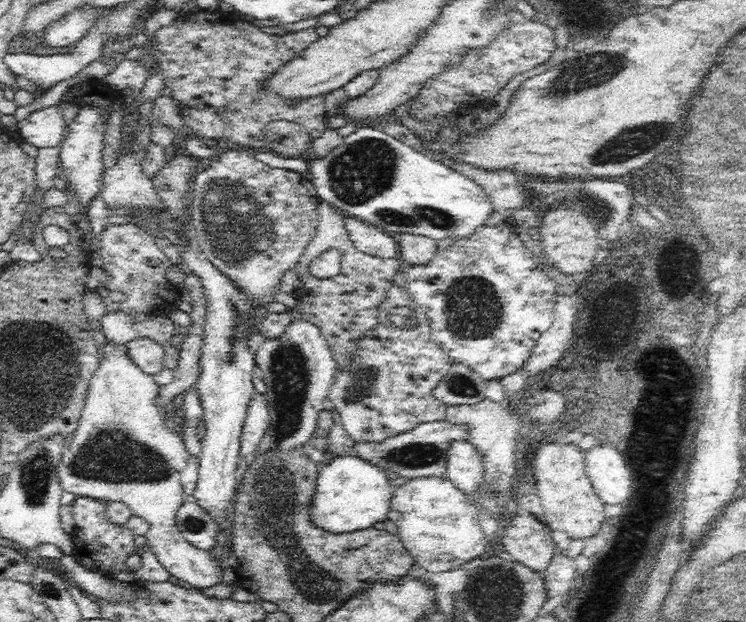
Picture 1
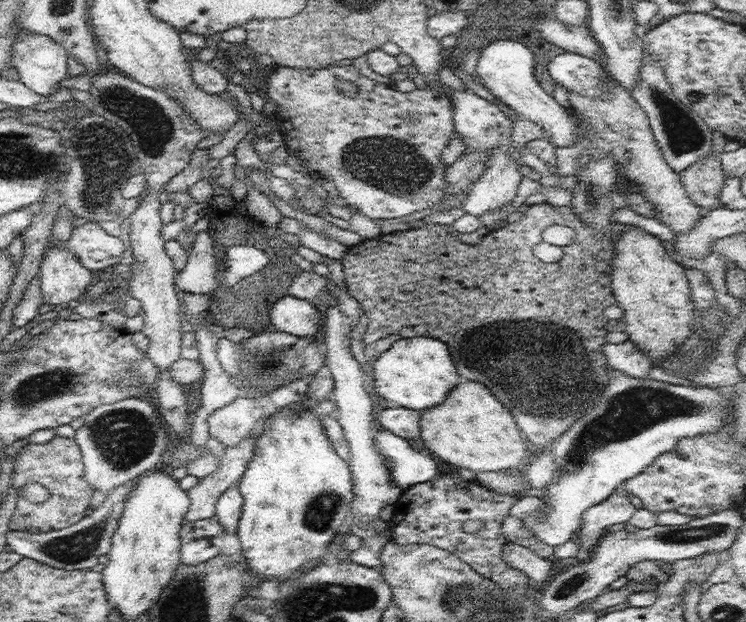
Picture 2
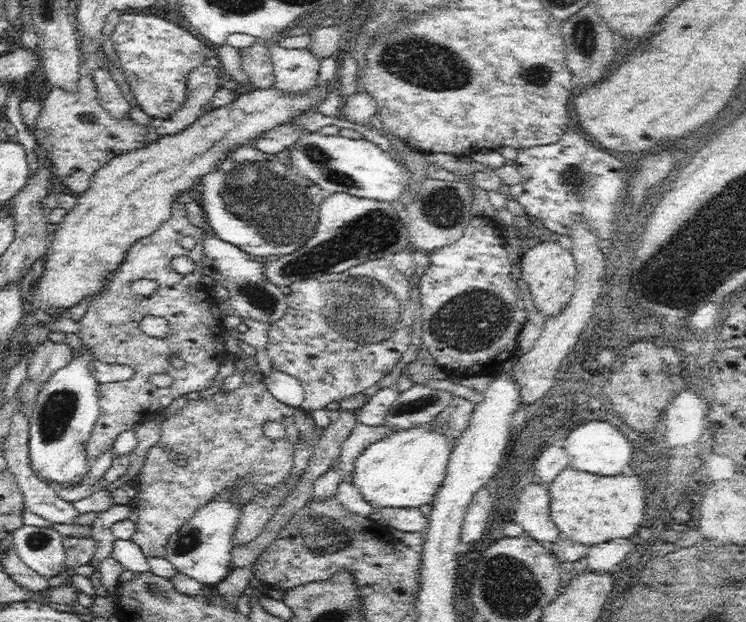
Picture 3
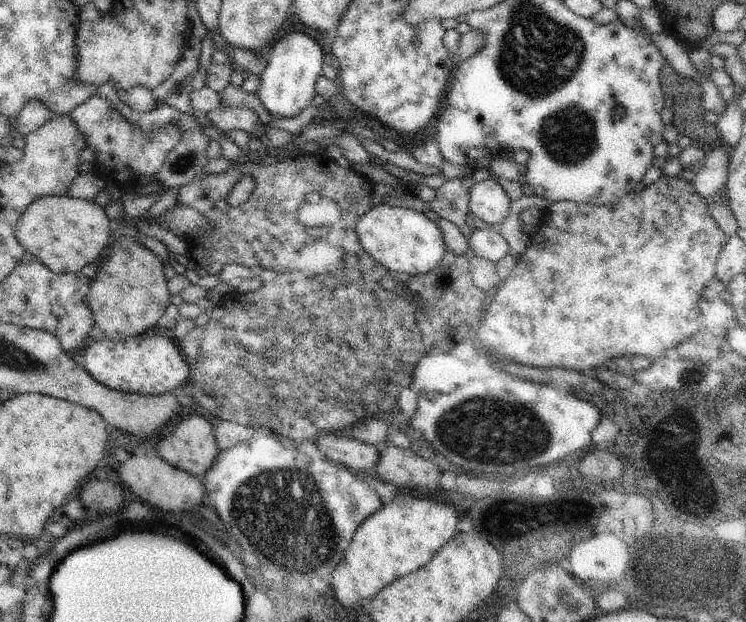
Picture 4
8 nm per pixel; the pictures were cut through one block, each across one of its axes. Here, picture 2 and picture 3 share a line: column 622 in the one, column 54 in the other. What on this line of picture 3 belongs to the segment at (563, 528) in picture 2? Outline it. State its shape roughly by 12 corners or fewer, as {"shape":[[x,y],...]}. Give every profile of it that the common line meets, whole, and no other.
{"shape":[[81,356],[29,417],[31,468],[57,488],[90,472],[101,384]]}

